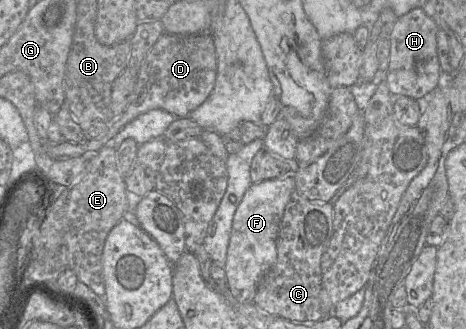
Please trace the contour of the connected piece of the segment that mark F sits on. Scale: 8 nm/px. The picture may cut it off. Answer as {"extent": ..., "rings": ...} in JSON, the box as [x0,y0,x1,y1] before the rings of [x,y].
{"extent":[224,174,295,302],"rings":[[[294,174],[251,184],[235,212],[224,270],[228,288],[242,302],[254,302],[261,279],[277,261],[280,223],[295,189]]]}

